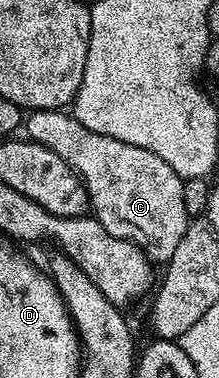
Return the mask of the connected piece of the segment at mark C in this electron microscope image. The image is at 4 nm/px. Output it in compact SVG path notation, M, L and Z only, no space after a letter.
M34 109L26 115L23 128L28 139L53 150L78 173L86 186L92 215L109 234L132 241L154 263L165 264L172 258L181 238L186 234L191 217L185 210L183 180L171 166L149 150L109 138L108 135L94 133L81 122L77 122L72 113L62 109Z

